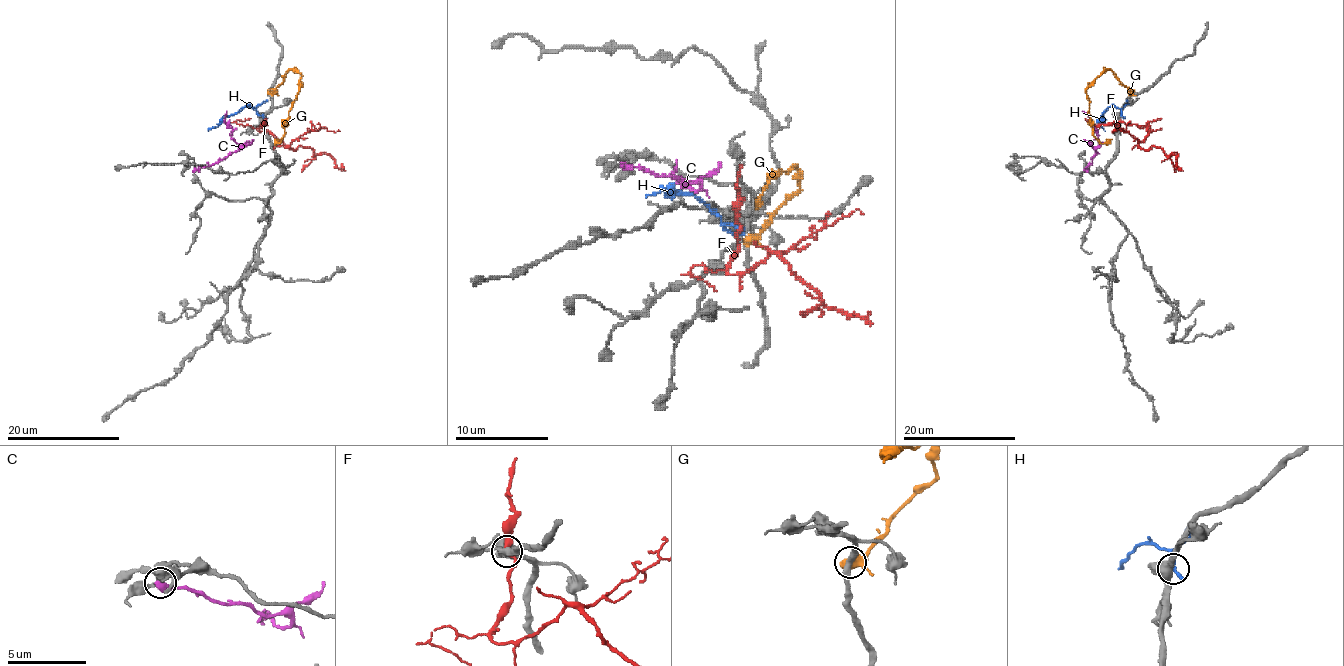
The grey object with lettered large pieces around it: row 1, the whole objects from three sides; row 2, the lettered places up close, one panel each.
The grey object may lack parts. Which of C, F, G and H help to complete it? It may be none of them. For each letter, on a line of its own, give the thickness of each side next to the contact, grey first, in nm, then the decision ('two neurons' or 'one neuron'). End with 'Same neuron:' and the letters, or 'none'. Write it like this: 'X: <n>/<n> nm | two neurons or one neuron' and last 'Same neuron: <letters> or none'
C: 190/320 nm | two neurons
F: 360/320 nm | one neuron
G: 340/550 nm | two neurons
H: 420/220 nm | two neurons
Same neuron: F

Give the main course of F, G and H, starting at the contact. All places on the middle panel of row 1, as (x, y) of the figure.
F: (734, 220), (739, 225), (737, 251), (727, 267), (730, 274), (751, 269), (776, 253), (828, 307), (872, 323)
G: (748, 239), (769, 223), (769, 218), (800, 188), (797, 169), (779, 171), (762, 192), (755, 209)
H: (732, 225), (720, 220), (692, 195), (662, 190), (646, 197)

